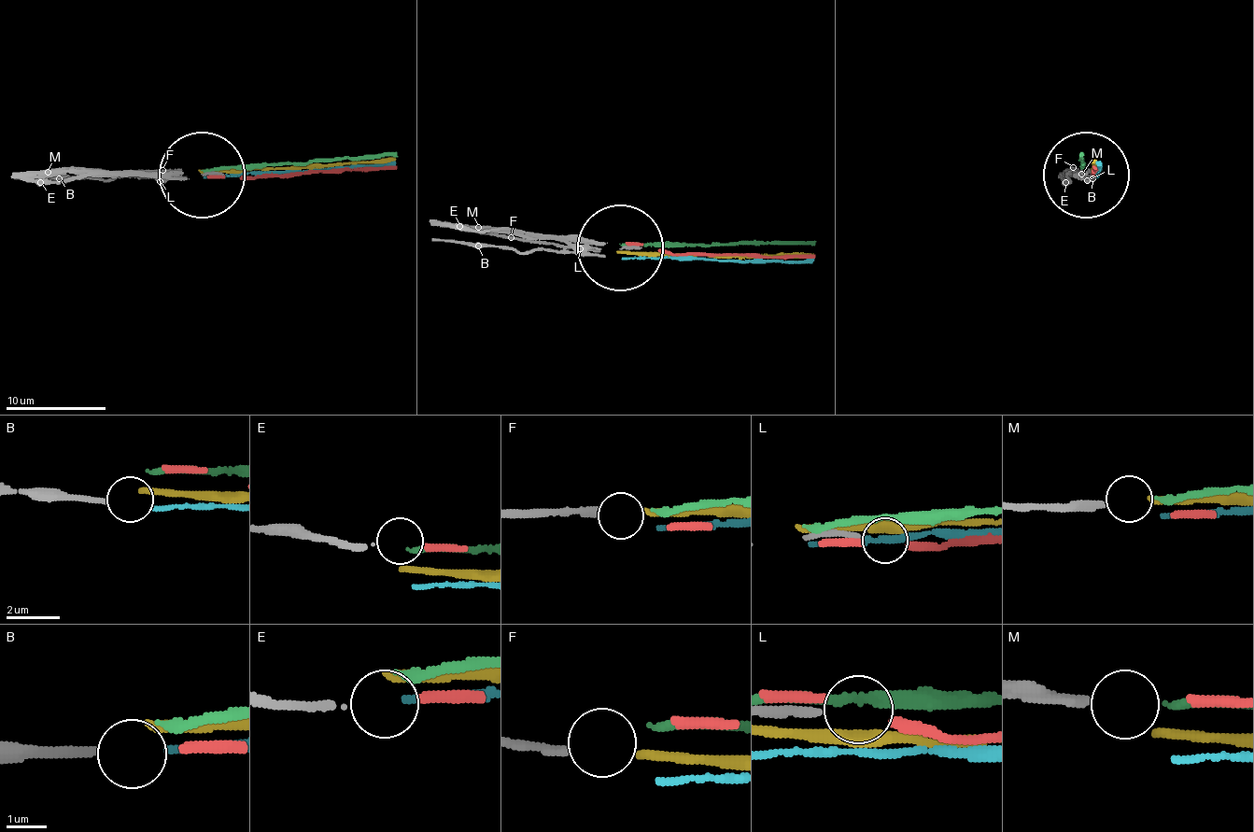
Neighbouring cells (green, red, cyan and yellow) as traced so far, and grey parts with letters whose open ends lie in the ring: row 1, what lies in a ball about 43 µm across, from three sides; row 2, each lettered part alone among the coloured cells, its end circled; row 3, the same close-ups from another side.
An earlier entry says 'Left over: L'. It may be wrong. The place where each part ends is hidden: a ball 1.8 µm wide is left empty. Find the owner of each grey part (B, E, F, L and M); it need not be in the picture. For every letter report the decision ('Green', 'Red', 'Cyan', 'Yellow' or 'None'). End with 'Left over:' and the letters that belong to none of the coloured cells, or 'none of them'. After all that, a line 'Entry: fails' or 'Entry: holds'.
B: Cyan
E: Red
F: Yellow
L: None
M: Green
Left over: L
Entry: holds

